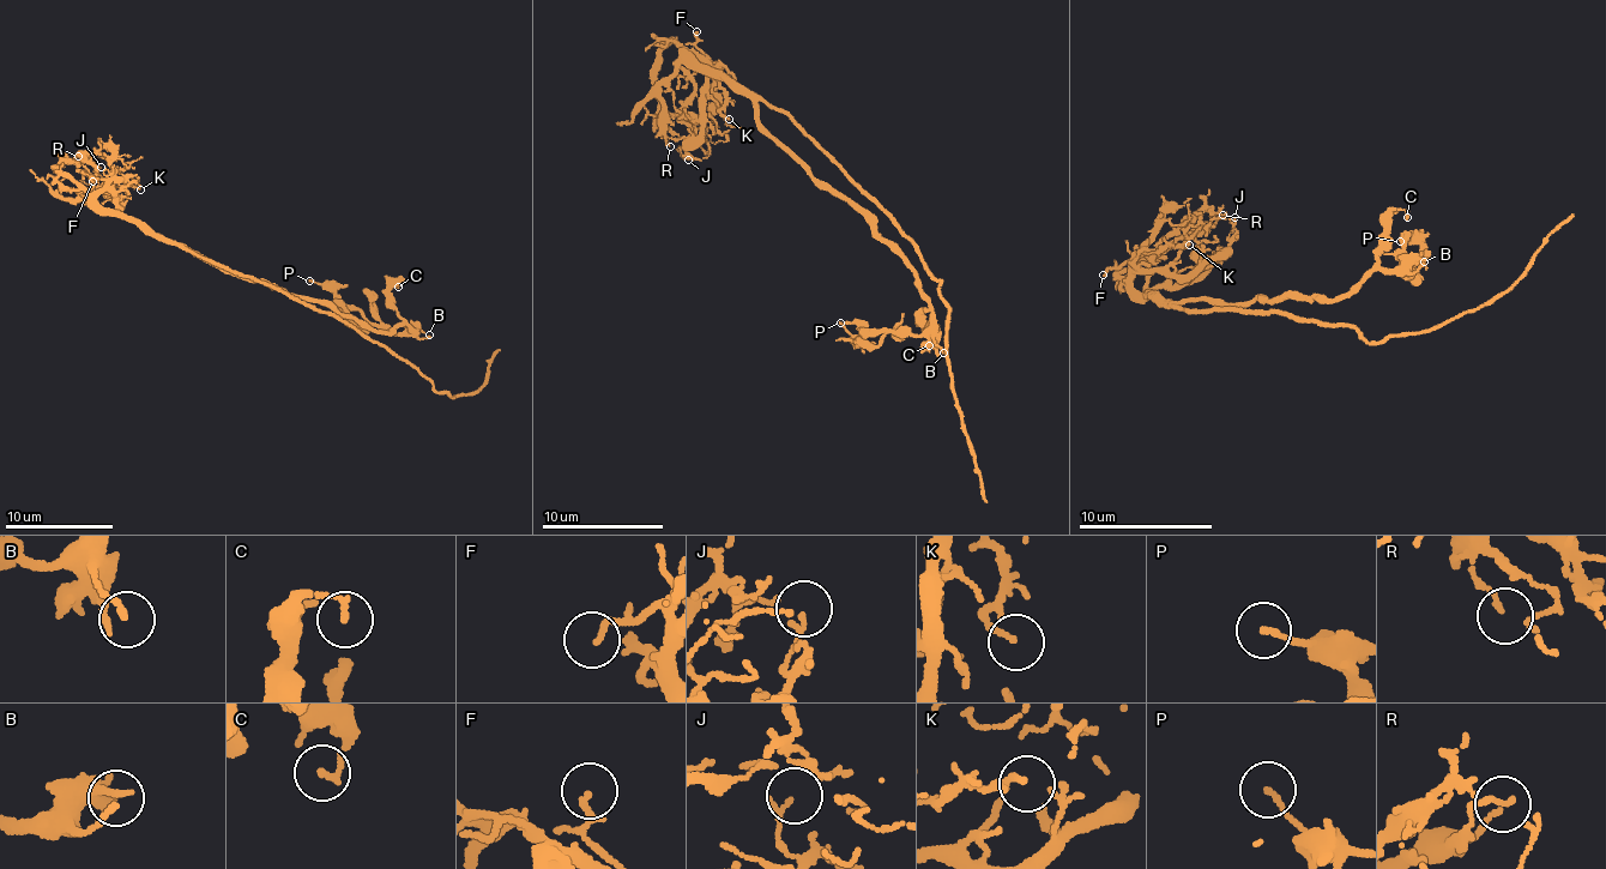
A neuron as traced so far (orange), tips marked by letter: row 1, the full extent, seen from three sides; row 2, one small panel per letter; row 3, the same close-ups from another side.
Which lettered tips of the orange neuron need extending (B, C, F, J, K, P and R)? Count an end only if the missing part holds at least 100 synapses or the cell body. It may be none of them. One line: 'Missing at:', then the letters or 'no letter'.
Missing at: no letter

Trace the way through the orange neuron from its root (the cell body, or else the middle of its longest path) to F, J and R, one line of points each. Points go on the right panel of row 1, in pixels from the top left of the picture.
F: (1193, 311), (1172, 306), (1159, 294), (1147, 299), (1133, 285), (1127, 264), (1103, 275)
J: (1193, 311), (1172, 306), (1159, 294), (1147, 299), (1131, 282), (1139, 272), (1193, 273), (1230, 245), (1235, 217)
R: (1193, 311), (1158, 293), (1143, 294), (1148, 265), (1157, 245), (1187, 227), (1201, 234), (1223, 215)

